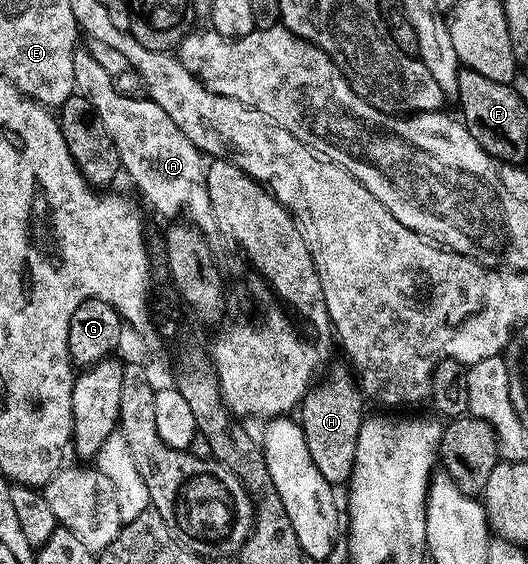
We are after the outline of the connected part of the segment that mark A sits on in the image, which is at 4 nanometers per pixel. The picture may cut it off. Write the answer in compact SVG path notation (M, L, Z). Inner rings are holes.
M78 50L75 53L75 82L77 83L76 91L89 97L111 142L115 142L124 175L127 174L133 179L134 186L145 195L146 202L161 216L177 218L180 217L177 215L182 212L185 215L182 217L196 226L204 236L216 237L218 230L209 197L206 161L203 159L202 152L191 142L191 138L187 138L187 134L183 134L183 130L179 130L179 126L171 122L170 116L163 111L163 106L159 106L151 99L141 96L124 96L119 90L115 90L113 79L109 77L107 70L103 70L103 66L99 66L95 58L91 58L88 50Z

